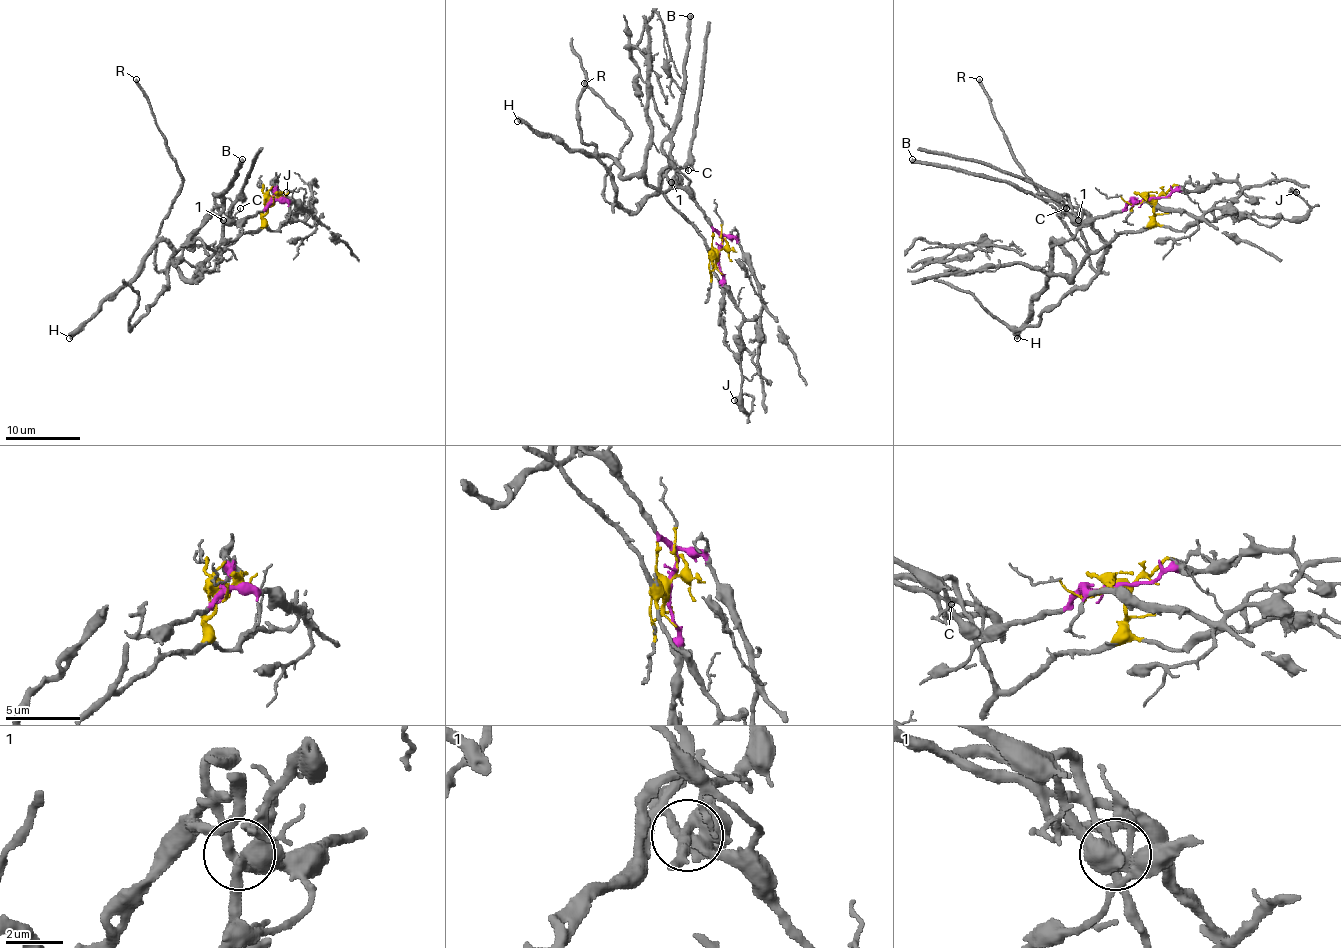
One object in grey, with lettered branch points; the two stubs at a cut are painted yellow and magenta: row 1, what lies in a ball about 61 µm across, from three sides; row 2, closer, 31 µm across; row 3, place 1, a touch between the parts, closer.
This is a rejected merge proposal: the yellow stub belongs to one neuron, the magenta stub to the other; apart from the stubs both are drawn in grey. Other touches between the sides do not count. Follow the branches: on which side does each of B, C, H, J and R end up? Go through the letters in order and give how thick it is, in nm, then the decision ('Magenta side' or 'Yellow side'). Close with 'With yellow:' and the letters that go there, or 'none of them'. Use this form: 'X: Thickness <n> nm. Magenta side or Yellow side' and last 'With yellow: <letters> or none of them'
B: Thickness 480 nm. Magenta side
C: Thickness 110 nm. Yellow side
H: Thickness 420 nm. Yellow side
J: Thickness 220 nm. Yellow side
R: Thickness 280 nm. Magenta side
With yellow: C, H, J

